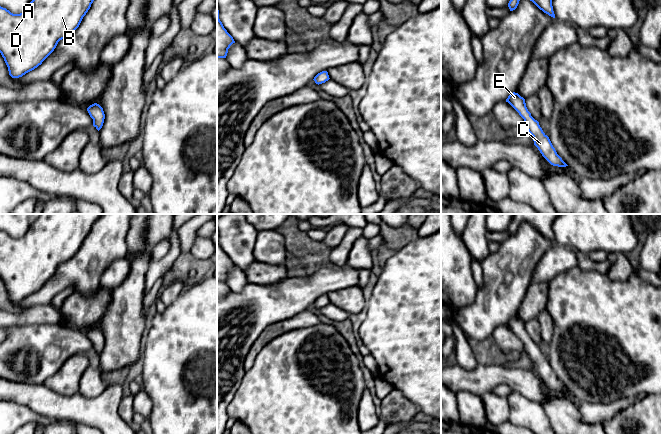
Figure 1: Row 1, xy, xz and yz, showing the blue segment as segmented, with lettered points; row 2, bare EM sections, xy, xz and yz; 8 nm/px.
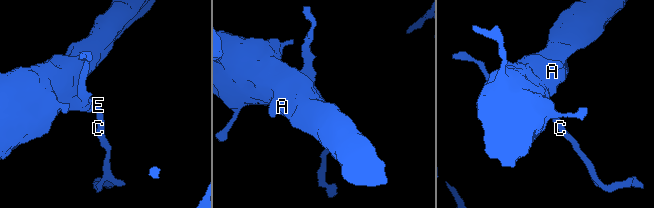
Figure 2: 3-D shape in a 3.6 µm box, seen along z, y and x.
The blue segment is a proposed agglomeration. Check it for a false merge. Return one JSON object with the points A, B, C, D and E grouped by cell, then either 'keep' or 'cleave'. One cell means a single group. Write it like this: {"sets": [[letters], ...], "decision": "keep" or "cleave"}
{"sets": [["A", "B", "C", "D", "E"]], "decision": "keep"}

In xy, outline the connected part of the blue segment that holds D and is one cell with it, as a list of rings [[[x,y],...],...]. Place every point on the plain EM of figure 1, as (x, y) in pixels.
[[[40,214],[20,238],[13,238],[0,230],[0,277],[9,299],[19,302],[41,289],[60,264],[75,256],[94,223],[102,215]]]

